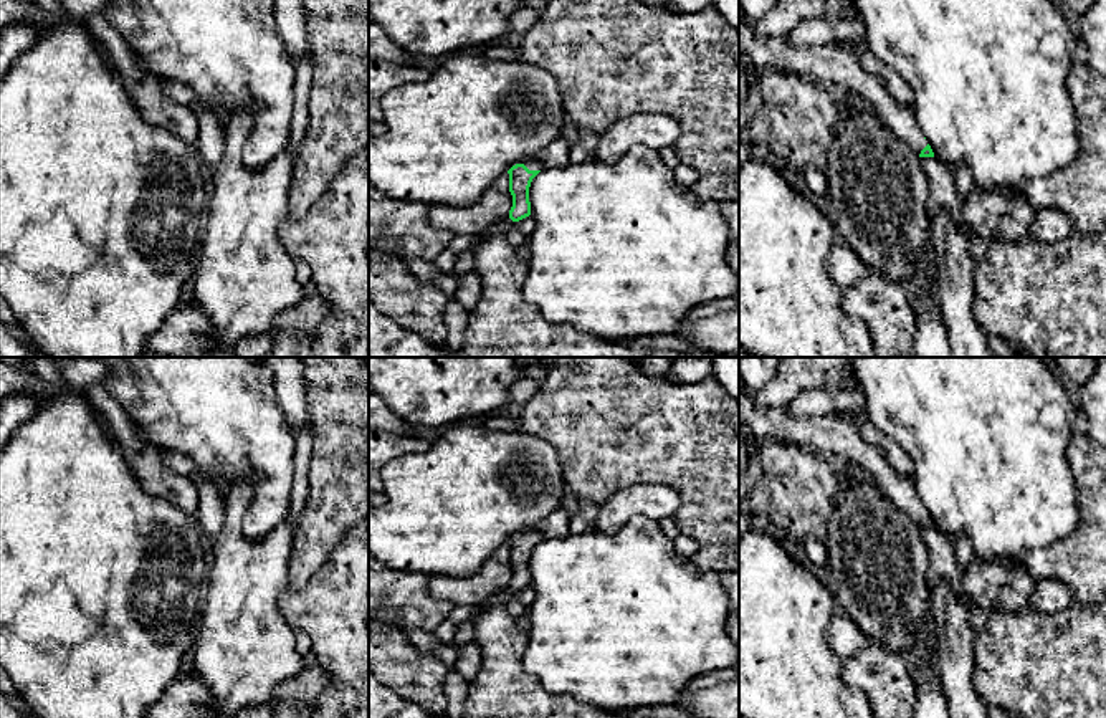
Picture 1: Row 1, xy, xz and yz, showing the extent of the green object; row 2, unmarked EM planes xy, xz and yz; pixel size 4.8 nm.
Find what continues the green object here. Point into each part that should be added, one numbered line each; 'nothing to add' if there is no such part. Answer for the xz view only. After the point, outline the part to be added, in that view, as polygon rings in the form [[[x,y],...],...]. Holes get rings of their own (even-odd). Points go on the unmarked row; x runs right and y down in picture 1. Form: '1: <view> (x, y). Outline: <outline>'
1: xz (556, 525). Outline: [[[559,506],[551,516],[542,519],[536,528],[522,531],[529,541],[549,541],[554,538],[565,538],[570,534],[570,518],[562,506]]]

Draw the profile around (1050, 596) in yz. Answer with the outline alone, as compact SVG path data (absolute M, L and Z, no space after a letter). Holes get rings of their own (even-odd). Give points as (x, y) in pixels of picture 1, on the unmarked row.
M1037 579L1030 607L1043 615L1053 615L1075 604L1066 584L1058 579Z

